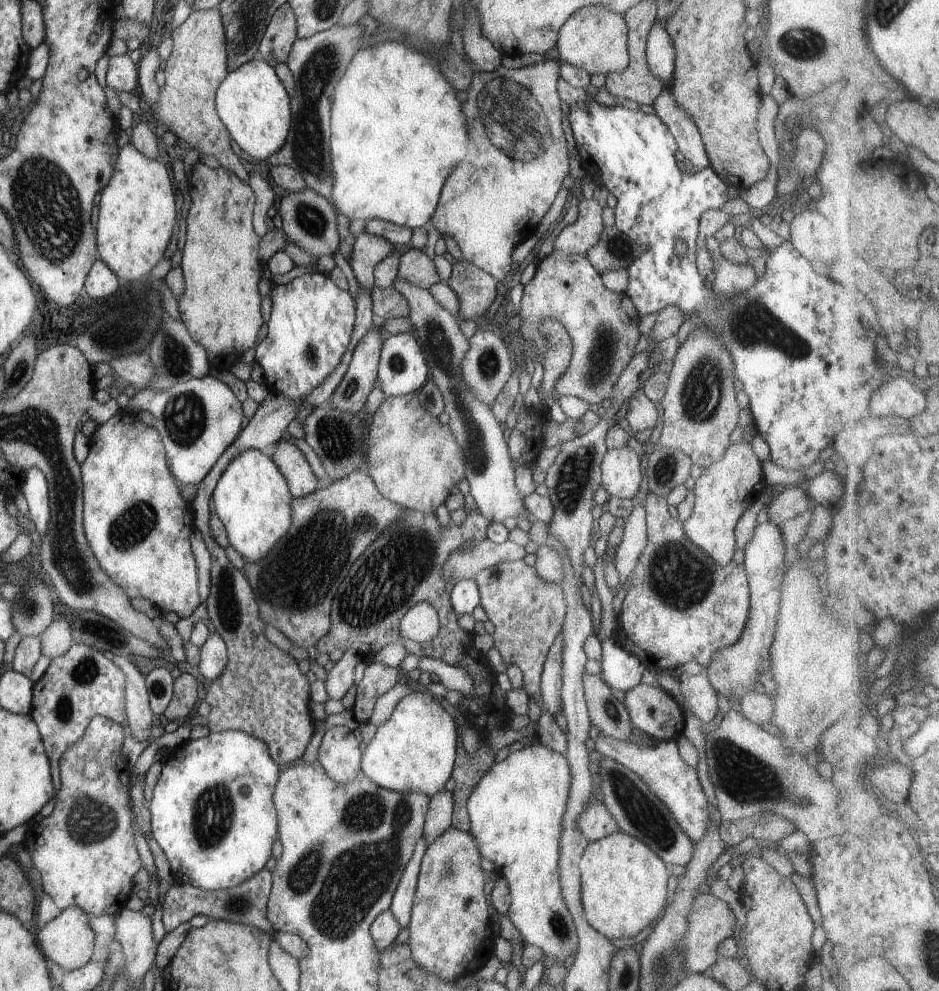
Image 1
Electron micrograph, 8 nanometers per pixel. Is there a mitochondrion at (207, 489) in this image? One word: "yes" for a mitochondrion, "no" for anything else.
no

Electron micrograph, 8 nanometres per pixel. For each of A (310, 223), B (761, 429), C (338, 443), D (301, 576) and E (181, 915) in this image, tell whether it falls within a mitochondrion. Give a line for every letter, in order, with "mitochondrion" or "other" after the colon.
A: mitochondrion
B: other
C: mitochondrion
D: mitochondrion
E: other

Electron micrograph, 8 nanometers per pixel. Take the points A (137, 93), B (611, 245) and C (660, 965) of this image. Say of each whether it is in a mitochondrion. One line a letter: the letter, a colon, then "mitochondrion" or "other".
A: other
B: mitochondrion
C: mitochondrion

